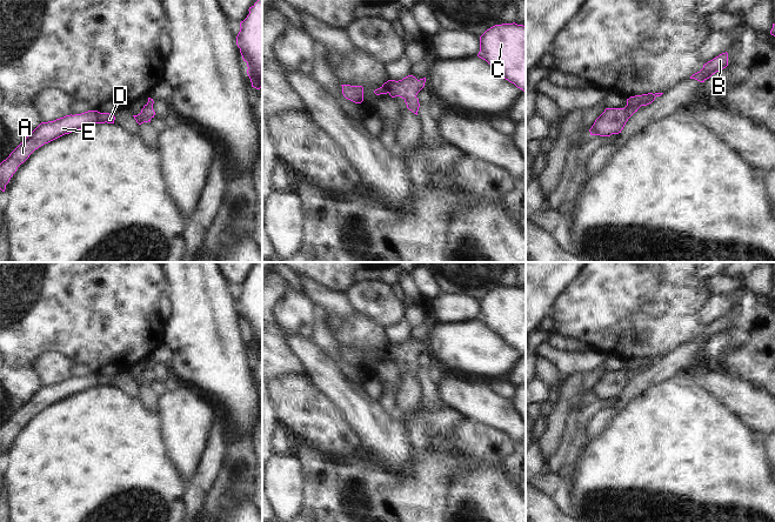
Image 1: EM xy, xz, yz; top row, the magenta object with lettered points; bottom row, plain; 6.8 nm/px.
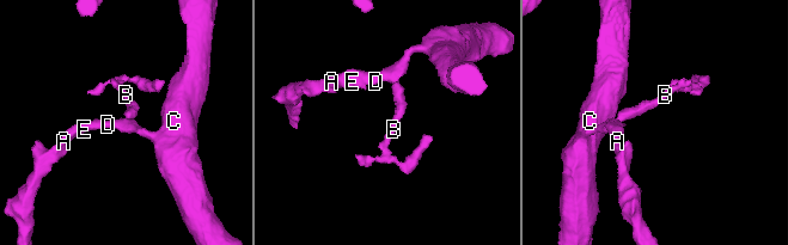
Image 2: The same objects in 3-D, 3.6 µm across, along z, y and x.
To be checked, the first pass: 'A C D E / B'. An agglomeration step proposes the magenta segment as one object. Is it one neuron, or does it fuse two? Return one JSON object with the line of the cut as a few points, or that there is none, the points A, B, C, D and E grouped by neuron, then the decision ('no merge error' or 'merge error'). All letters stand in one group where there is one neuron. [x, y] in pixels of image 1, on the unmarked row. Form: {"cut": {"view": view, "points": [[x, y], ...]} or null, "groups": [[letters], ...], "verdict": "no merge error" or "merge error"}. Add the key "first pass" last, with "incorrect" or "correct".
{"cut": null, "groups": [["A", "B", "C", "D", "E"]], "verdict": "no merge error", "first pass": "incorrect"}

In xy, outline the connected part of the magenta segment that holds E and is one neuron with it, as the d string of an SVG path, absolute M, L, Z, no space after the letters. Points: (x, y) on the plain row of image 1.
M88 374L81 377L66 379L54 384L41 386L11 417L0 427L0 453L5 455L18 430L39 410L65 397L95 387L114 387L115 380L109 376Z

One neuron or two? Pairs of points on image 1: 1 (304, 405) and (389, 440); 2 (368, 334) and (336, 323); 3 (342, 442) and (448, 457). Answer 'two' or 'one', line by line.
1: two
2: one
3: two

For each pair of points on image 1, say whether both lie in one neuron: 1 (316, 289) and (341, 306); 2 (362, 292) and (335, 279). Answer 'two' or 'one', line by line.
1: one
2: two

